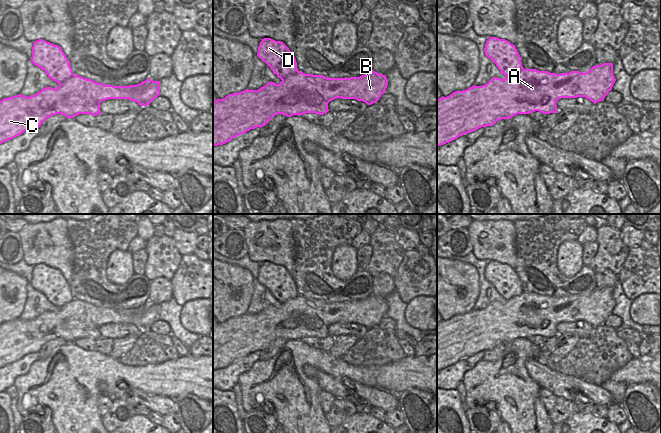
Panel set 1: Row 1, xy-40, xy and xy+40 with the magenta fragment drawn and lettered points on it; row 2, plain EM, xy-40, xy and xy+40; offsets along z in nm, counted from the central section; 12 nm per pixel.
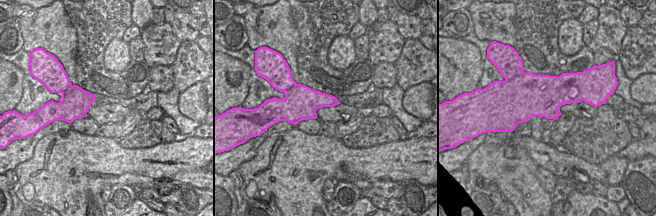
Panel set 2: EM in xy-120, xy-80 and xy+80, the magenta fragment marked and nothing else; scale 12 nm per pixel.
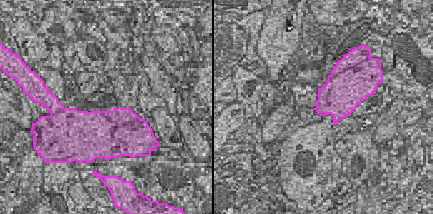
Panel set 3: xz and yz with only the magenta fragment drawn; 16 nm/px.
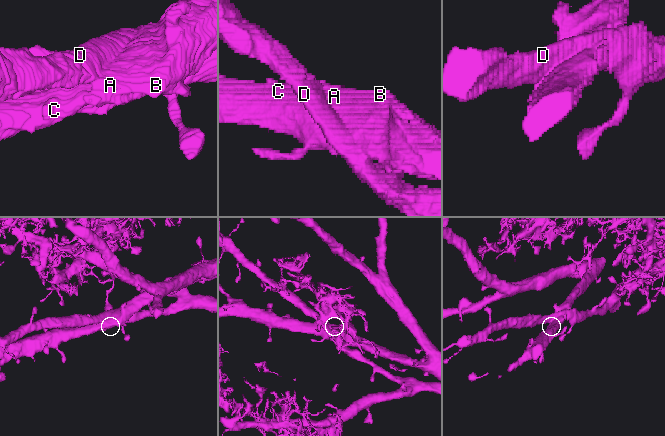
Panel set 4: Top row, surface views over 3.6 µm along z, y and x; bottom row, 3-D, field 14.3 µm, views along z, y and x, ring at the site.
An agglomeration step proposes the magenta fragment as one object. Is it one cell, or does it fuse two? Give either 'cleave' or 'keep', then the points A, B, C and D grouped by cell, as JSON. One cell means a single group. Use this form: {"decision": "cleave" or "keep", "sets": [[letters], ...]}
{"decision": "cleave", "sets": [["A", "B", "C"], ["D"]]}

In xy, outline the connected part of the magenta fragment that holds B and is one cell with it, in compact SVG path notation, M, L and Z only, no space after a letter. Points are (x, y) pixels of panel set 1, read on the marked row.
M301 71L283 79L280 84L268 82L258 90L244 90L213 102L213 146L223 145L251 129L265 126L275 115L287 117L315 113L326 114L328 103L334 99L356 99L367 105L376 103L388 86L386 75L375 71L360 77L327 78Z

